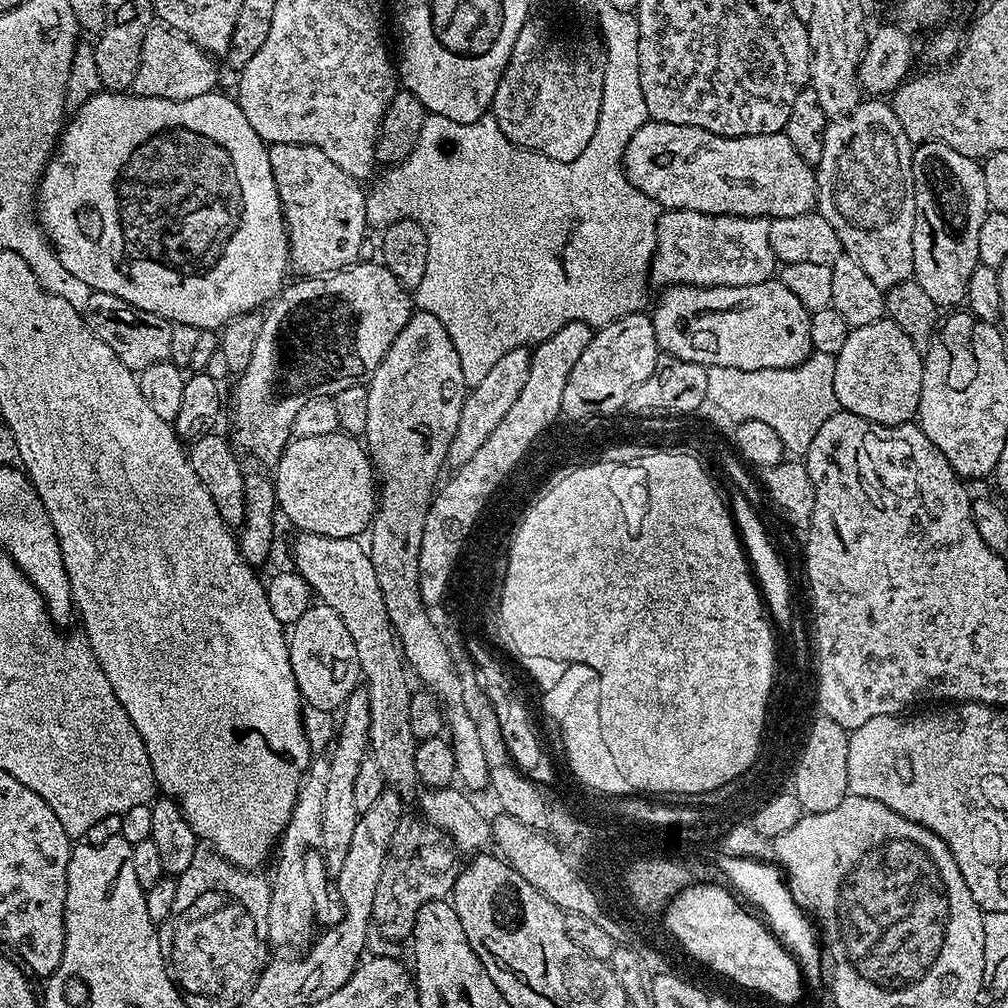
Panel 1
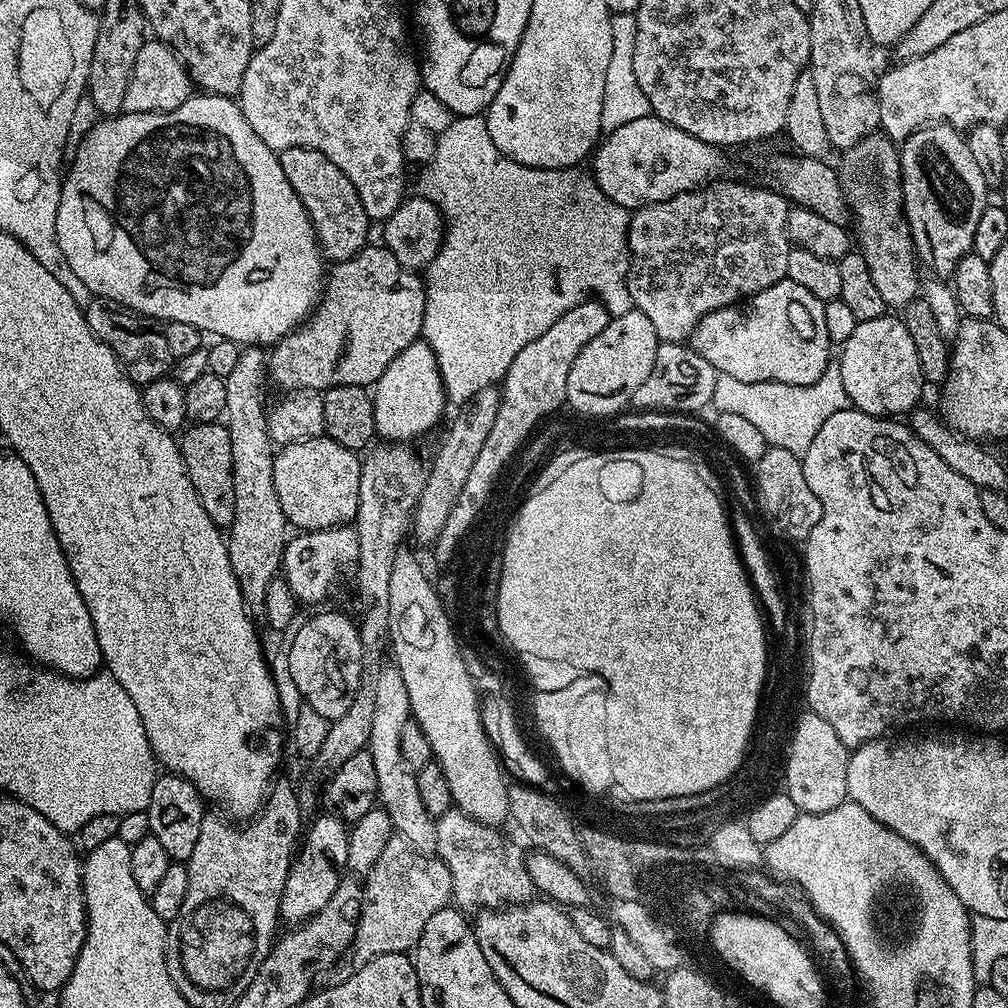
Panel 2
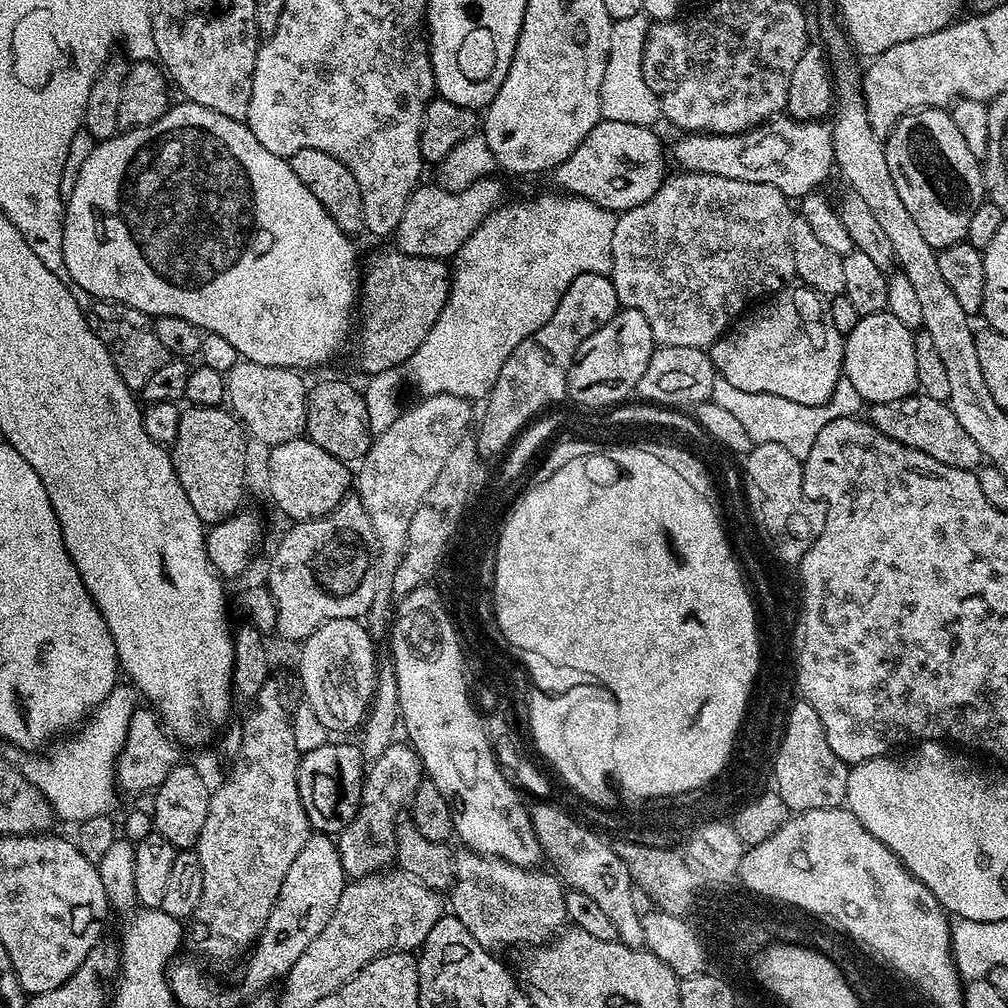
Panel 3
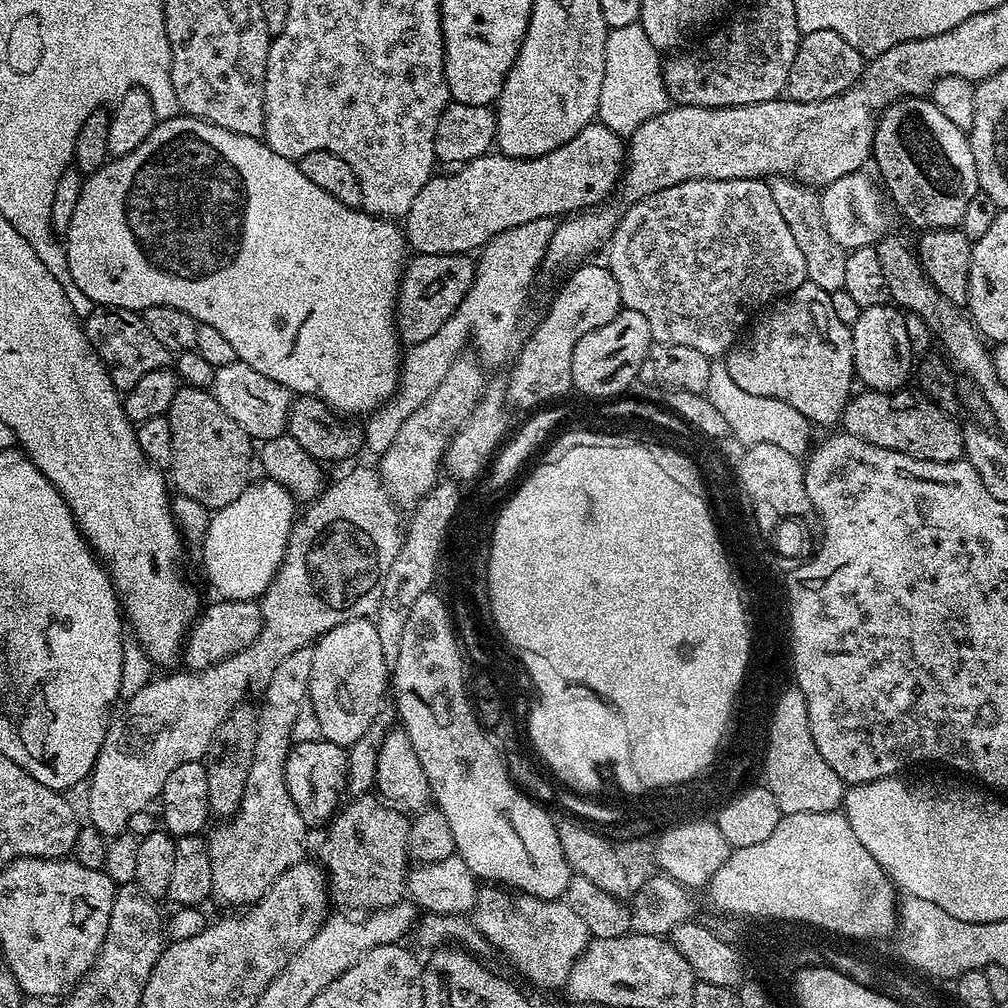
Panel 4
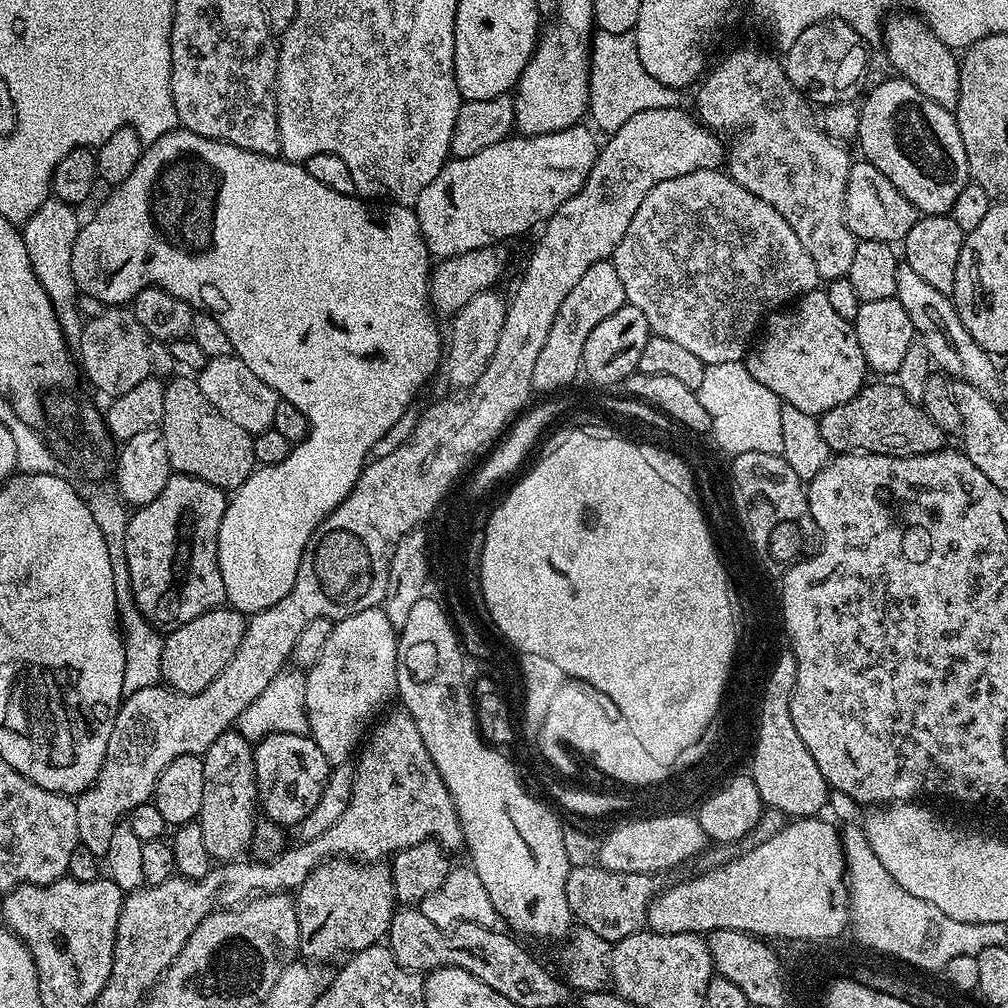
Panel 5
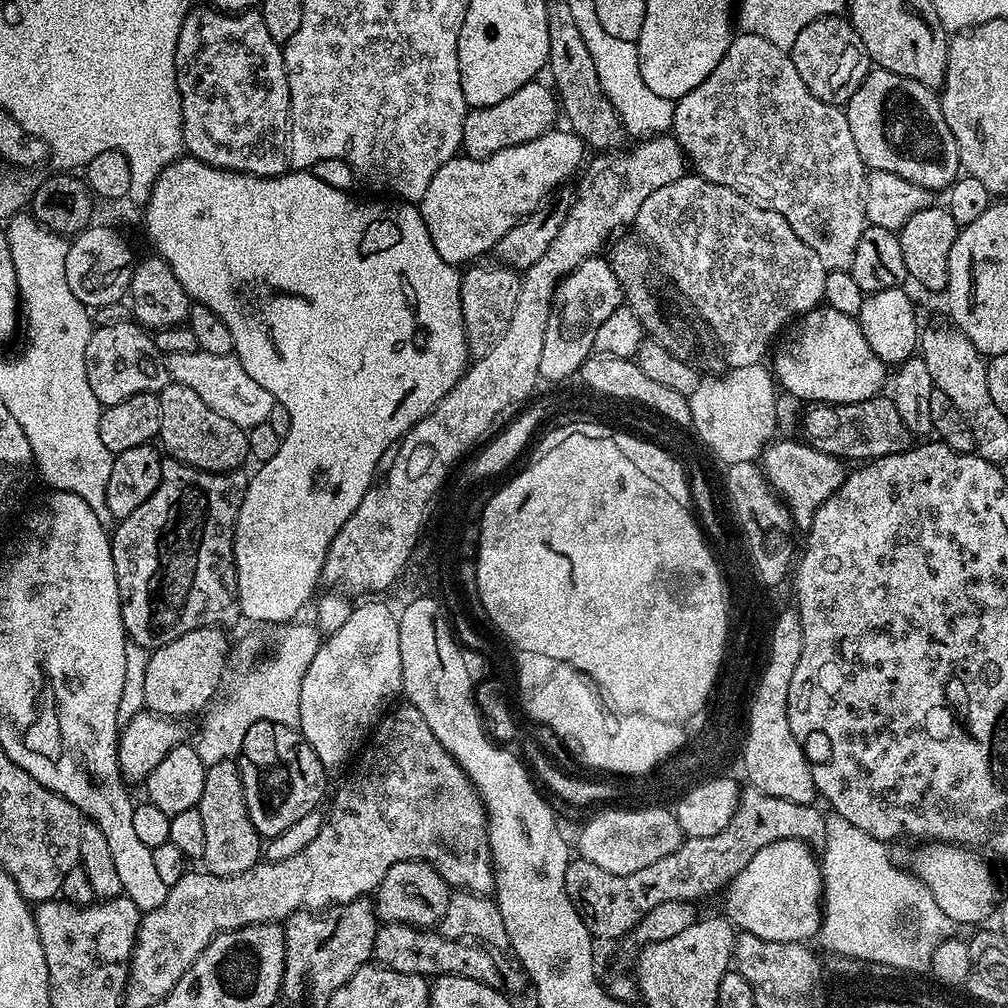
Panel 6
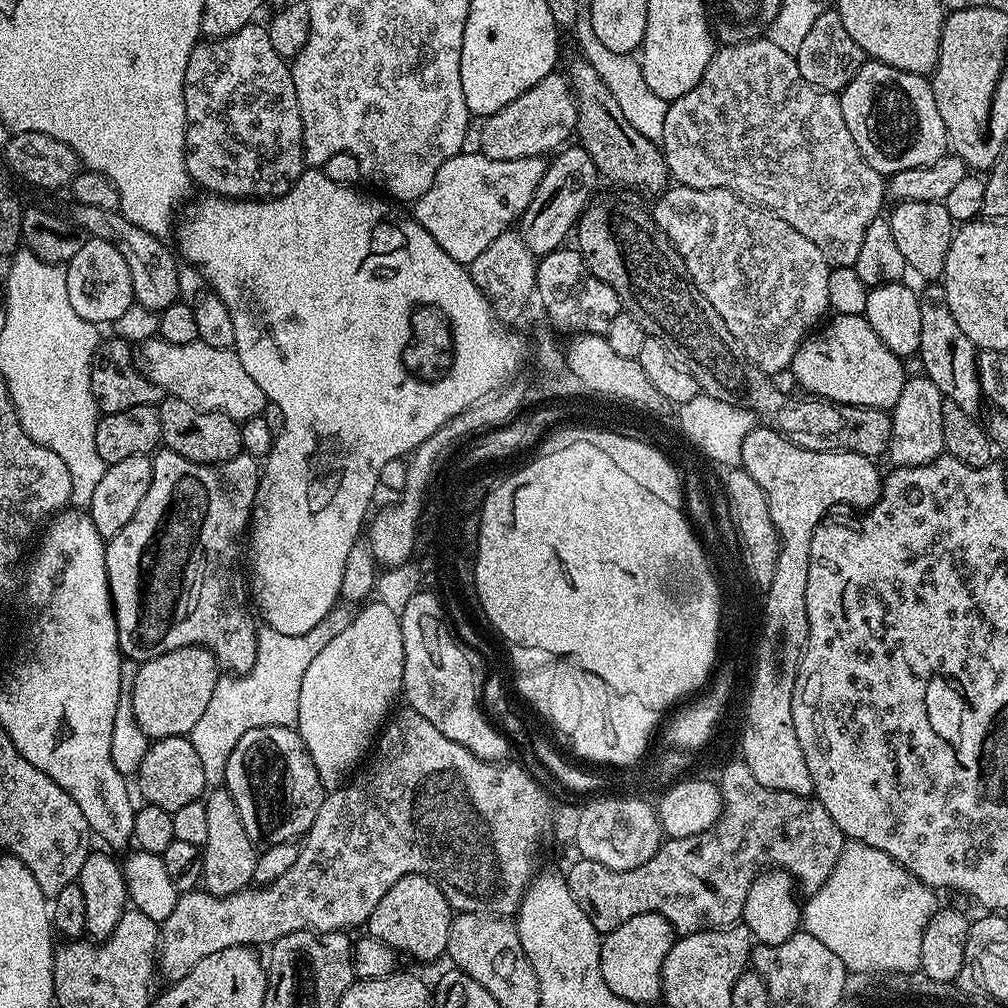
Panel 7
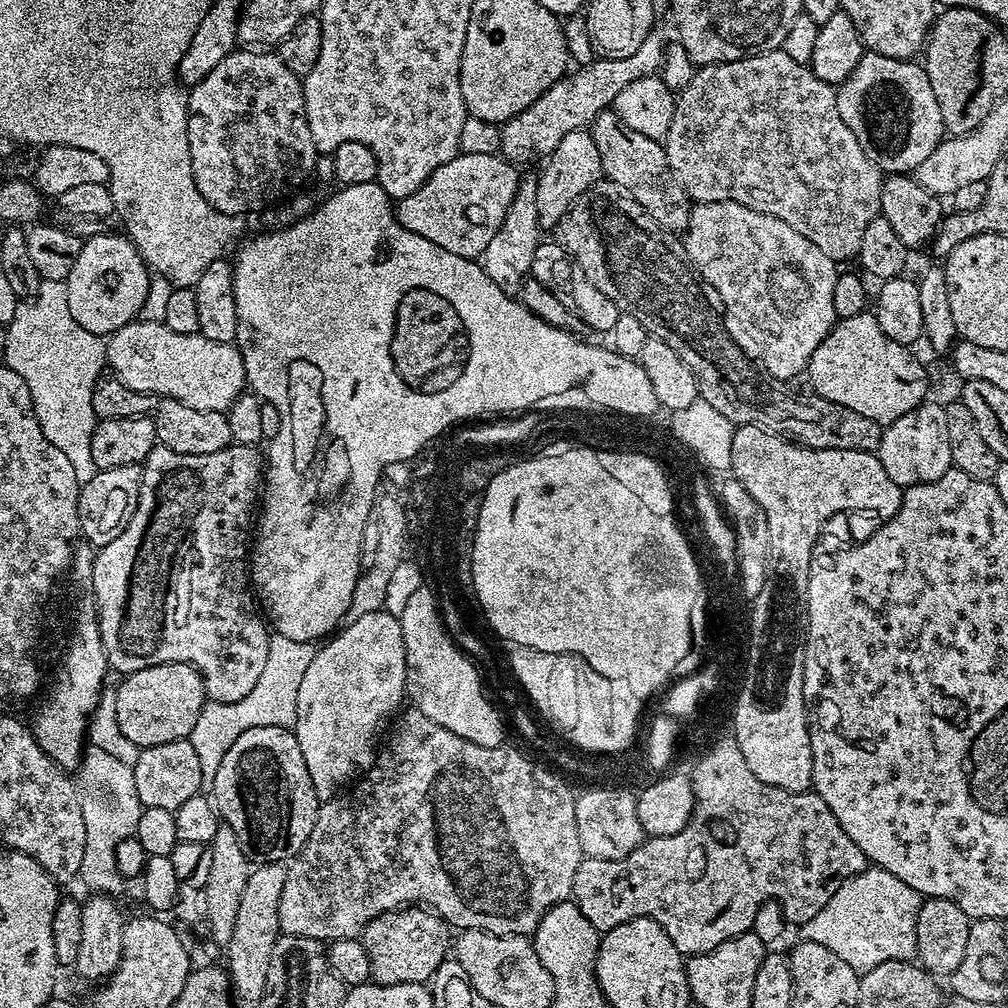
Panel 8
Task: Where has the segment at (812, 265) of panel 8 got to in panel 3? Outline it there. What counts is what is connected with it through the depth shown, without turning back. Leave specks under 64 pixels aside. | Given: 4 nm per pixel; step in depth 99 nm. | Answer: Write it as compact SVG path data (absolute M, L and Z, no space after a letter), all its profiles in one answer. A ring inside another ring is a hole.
M681 171L679 175L669 175L654 194L654 198L642 202L642 206L634 206L630 210L617 215L616 225L614 226L612 271L610 275L621 305L625 308L638 310L638 314L643 314L646 317L646 322L650 322L650 330L654 334L657 345L690 346L691 348L708 350L711 349L715 340L720 339L732 327L737 317L749 305L761 298L771 297L781 288L787 288L793 283L796 276L796 267L794 266L794 250L790 242L790 230L792 229L794 208L793 205L792 208L788 205L791 204L789 197L783 196L774 186L766 186L758 182L738 182L734 178L718 178L714 174L702 174L701 172Z

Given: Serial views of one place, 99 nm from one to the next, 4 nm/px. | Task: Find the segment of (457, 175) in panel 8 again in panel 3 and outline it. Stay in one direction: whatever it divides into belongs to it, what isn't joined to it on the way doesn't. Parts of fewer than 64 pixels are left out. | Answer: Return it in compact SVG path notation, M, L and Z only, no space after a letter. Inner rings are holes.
M601 118L582 138L578 150L554 169L555 187L569 196L581 196L617 214L642 206L666 179L660 140L651 127ZM495 180L476 181L461 192L451 192L435 183L421 183L412 191L402 210L402 222L394 233L395 247L406 254L435 260L455 257L456 251L480 228L480 223L500 206L504 197L502 185Z

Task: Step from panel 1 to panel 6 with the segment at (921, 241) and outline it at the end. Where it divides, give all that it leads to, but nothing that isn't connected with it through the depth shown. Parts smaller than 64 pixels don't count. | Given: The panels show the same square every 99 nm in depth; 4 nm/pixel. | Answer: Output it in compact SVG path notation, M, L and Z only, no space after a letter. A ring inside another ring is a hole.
M876 66L846 105L854 146L869 169L893 172L923 188L947 190L961 175L958 142L942 118L937 93Z

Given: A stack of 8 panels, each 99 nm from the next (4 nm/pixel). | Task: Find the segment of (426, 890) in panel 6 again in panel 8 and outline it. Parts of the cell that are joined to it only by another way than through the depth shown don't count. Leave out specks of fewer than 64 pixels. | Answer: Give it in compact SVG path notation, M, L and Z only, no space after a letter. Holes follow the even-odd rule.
M401 906L392 912L384 912L374 918L364 928L362 939L366 946L366 954L370 958L371 983L373 984L401 984L414 982L428 984L432 975L442 966L444 960L450 956L450 925L427 906Z

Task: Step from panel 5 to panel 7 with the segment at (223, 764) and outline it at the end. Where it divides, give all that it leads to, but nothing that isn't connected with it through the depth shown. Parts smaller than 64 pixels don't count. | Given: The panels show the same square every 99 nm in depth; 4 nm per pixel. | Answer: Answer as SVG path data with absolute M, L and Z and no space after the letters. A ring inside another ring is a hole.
M225 788L213 789L205 797L206 818L209 831L207 842L202 846L200 872L205 891L215 896L229 896L240 892L253 881L254 866L259 856L256 845L246 834L237 807L234 806L231 794Z

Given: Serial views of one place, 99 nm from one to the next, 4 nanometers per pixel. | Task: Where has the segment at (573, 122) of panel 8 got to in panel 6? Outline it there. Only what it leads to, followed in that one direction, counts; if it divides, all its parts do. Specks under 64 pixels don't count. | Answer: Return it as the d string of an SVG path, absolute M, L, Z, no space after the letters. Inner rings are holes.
M540 83L522 86L522 90L514 90L510 98L502 98L502 102L494 102L494 106L469 110L462 126L463 155L470 160L485 160L490 154L498 154L498 150L530 142L543 132L553 131L556 114L558 118L557 93L548 84Z

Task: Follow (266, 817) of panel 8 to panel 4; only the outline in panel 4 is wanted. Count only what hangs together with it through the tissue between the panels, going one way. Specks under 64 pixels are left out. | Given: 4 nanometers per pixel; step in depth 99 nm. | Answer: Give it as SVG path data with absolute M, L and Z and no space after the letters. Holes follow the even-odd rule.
M323 738L310 742L296 742L289 747L288 757L284 762L286 790L298 806L305 825L327 825L341 807L340 795L346 792L346 766L348 753L341 745Z

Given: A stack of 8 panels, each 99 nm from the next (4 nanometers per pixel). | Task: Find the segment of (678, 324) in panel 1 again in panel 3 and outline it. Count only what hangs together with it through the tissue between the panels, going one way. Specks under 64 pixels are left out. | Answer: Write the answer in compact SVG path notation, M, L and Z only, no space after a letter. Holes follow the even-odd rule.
M796 282L781 288L756 307L751 309L752 316L737 319L720 339L712 343L710 355L717 377L730 382L737 390L750 390L750 394L778 394L778 398L790 398L790 402L802 402L802 406L828 403L844 370L844 336L838 326L834 326L834 318L830 318L825 297Z

